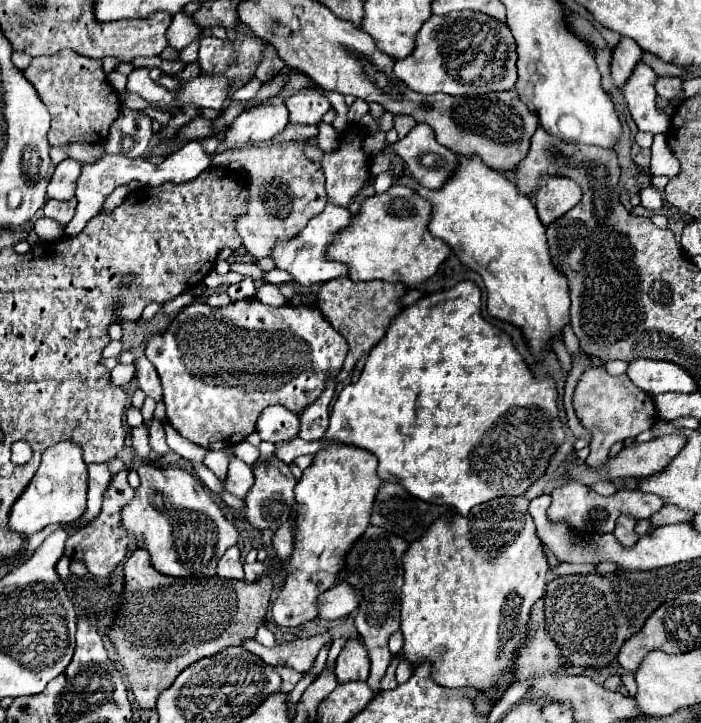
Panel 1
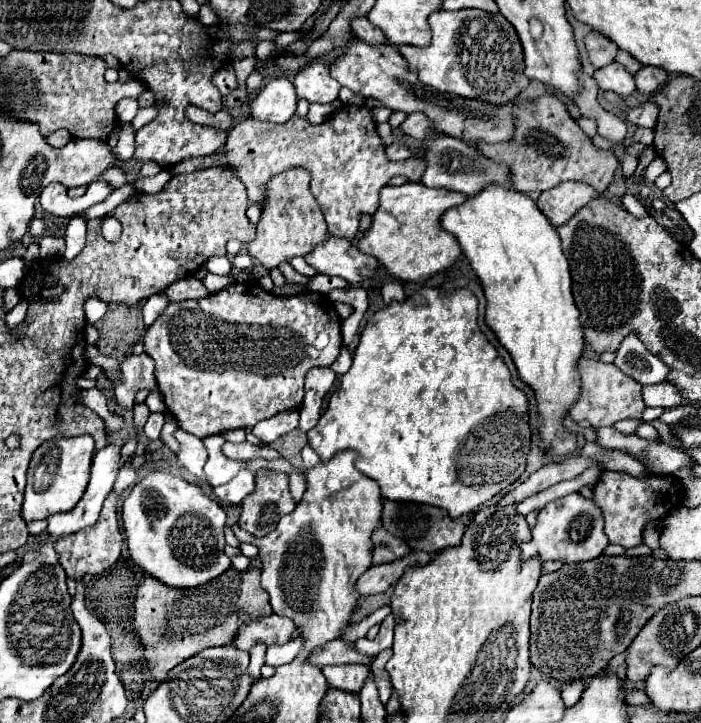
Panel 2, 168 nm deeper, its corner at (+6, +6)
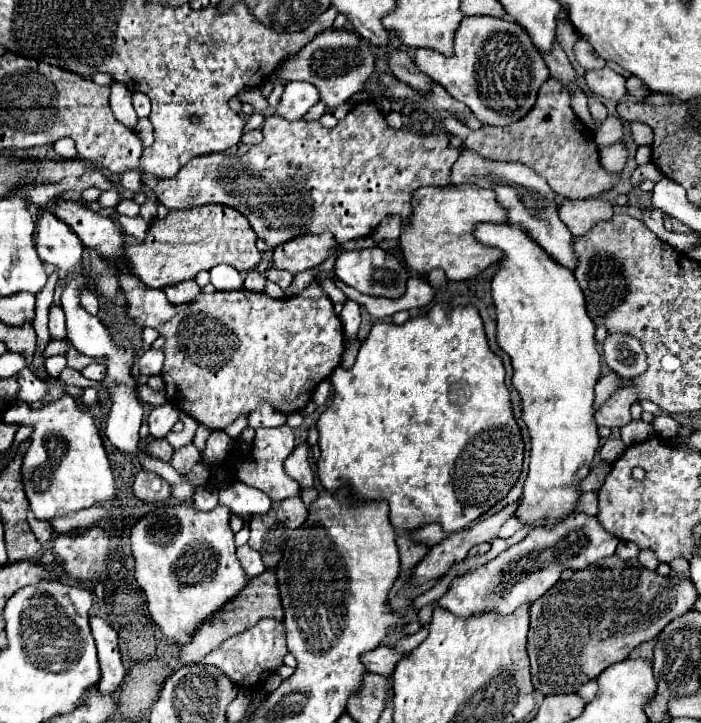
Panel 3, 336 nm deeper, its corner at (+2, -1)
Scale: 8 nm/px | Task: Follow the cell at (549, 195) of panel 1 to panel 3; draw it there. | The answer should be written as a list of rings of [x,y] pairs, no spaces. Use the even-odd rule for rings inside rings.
[[[599,197],[577,201],[567,199],[559,207],[559,217],[575,237],[581,237],[599,221],[609,221],[613,217],[613,205]]]

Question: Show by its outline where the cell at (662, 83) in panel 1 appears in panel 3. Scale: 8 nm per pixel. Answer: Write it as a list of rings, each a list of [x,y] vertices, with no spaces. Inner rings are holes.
[[[629,77],[627,83],[625,83],[625,87],[627,87],[627,93],[629,93],[631,97],[635,97],[635,99],[645,99],[645,97],[649,95],[649,89],[647,89],[647,87],[643,85],[643,81],[637,79],[637,77]]]

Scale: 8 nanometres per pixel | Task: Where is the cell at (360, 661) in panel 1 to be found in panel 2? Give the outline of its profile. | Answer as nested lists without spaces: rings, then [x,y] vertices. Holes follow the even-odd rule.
[[[339,664],[339,666],[323,666],[323,676],[333,688],[347,690],[347,692],[359,692],[365,678],[367,678],[367,666],[365,664]]]

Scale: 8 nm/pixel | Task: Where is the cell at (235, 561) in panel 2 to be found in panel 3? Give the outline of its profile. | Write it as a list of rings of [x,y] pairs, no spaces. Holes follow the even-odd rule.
[[[241,545],[237,549],[237,557],[239,557],[239,561],[241,561],[241,565],[243,565],[243,569],[245,569],[245,573],[249,577],[257,577],[257,575],[261,575],[265,571],[265,565],[261,561],[261,555],[253,547]]]

